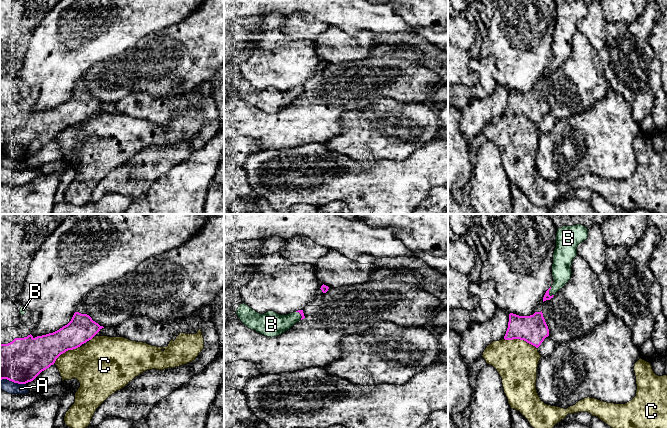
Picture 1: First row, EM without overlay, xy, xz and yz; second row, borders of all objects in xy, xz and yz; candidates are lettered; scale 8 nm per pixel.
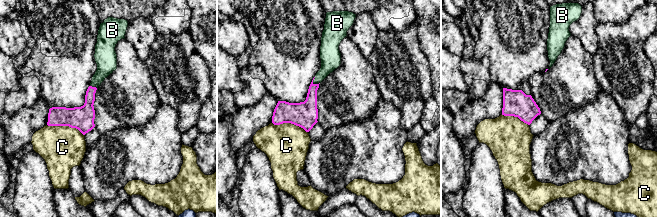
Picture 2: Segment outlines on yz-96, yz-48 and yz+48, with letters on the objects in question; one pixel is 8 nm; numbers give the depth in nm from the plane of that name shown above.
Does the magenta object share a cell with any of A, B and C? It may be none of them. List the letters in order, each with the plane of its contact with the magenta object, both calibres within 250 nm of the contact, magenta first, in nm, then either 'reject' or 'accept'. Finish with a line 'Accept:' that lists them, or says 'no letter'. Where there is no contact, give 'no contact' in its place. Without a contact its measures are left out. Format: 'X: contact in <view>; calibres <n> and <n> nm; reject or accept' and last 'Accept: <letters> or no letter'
A: contact in xy; calibres 360 and 100 nm; reject
B: contact in yz; calibres 50 and 160 nm; accept
C: contact in yz; calibres 220 and 340 nm; reject
Accept: B

